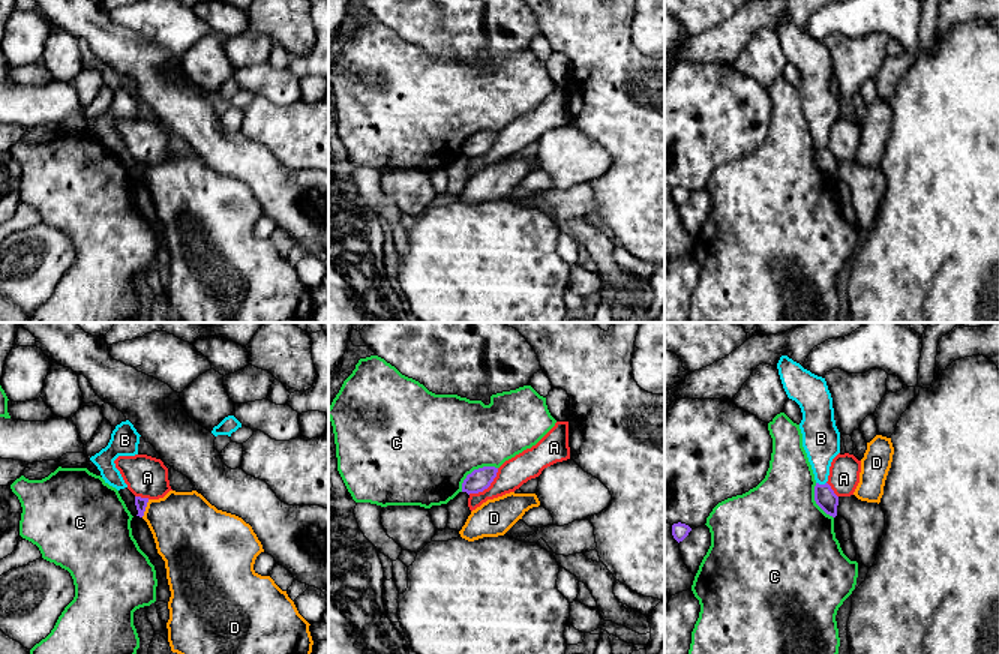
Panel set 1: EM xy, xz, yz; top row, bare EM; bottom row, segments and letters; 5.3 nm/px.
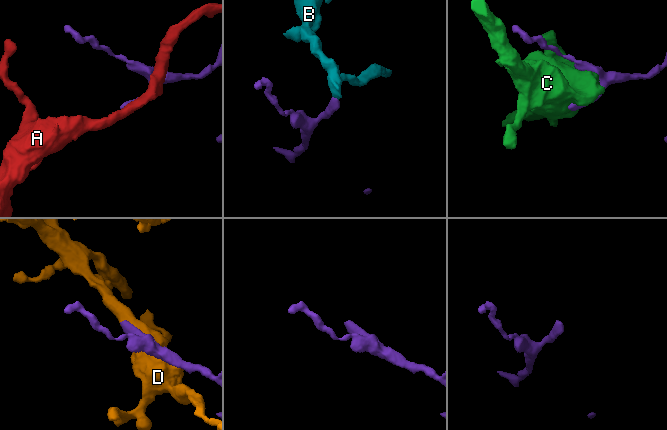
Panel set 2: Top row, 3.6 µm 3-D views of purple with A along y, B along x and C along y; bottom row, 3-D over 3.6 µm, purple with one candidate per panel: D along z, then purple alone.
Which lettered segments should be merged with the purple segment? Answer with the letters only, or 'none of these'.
none of these

